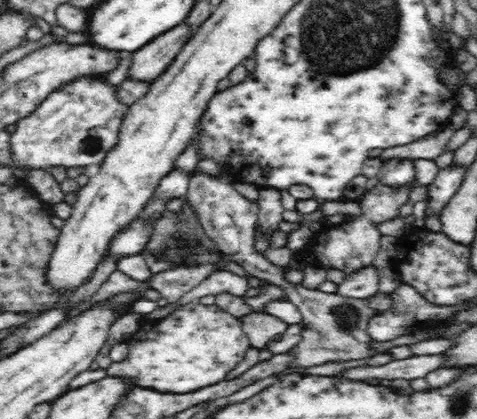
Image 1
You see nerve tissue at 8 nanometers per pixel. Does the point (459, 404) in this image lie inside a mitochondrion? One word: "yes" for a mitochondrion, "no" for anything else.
yes

